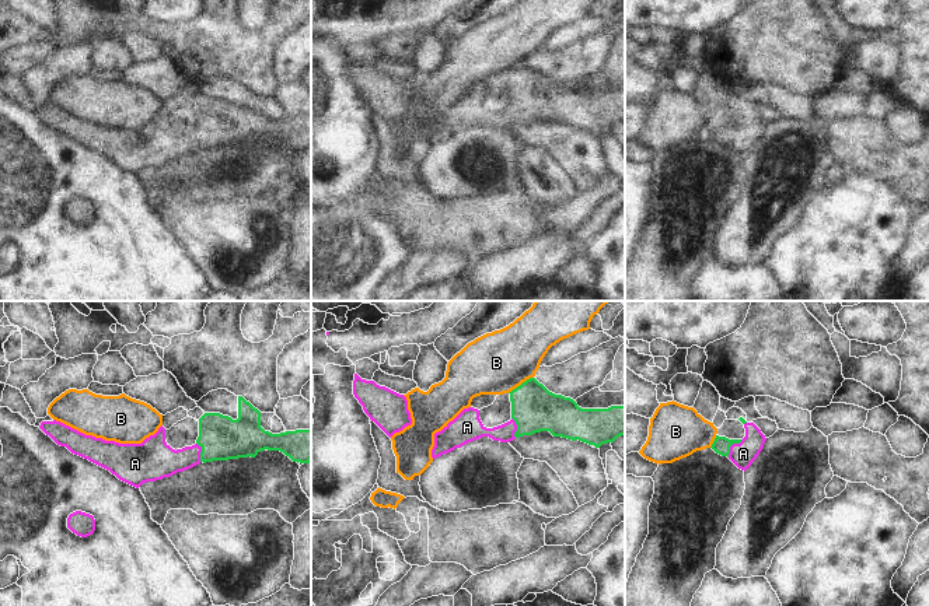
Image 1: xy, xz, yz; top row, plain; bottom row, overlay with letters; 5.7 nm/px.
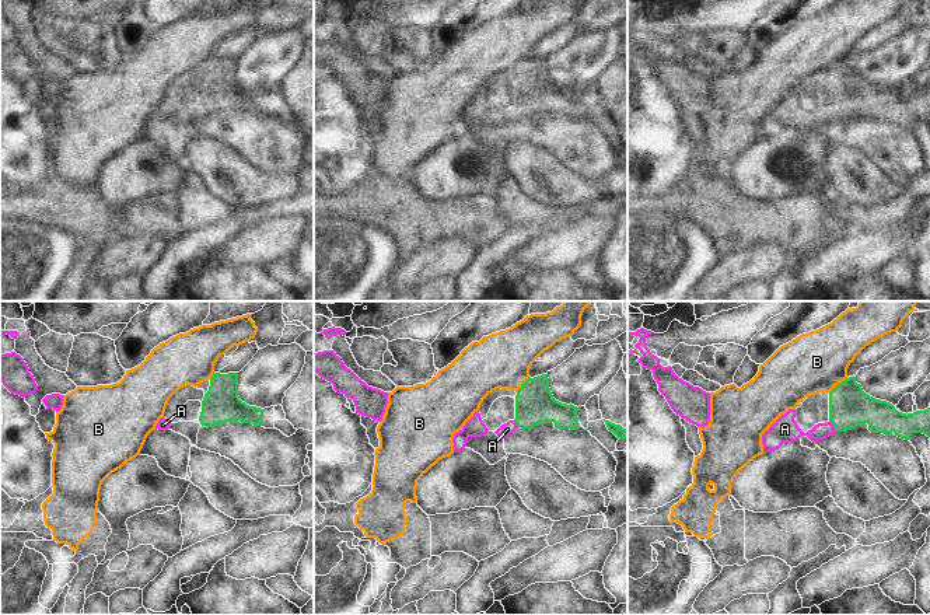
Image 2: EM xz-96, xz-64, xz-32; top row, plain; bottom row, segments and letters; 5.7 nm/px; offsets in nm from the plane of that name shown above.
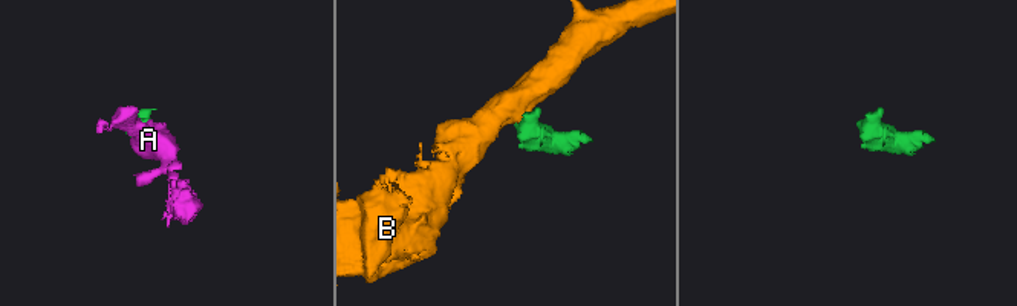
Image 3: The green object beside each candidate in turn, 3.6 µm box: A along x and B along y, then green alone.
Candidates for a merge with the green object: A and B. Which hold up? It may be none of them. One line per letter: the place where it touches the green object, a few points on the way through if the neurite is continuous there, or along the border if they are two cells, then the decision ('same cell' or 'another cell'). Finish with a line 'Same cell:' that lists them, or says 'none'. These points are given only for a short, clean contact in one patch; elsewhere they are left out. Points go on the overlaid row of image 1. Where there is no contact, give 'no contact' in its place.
A: yz (730, 445) | across yz (720, 445), (730, 445), (743, 454) | same cell
B: xz (521, 384) | along xz (533, 377), (507, 392) | another cell
Same cell: A

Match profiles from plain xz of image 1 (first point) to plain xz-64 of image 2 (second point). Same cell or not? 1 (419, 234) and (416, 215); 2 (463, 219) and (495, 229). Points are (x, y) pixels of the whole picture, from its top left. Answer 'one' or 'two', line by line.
1: one
2: one

